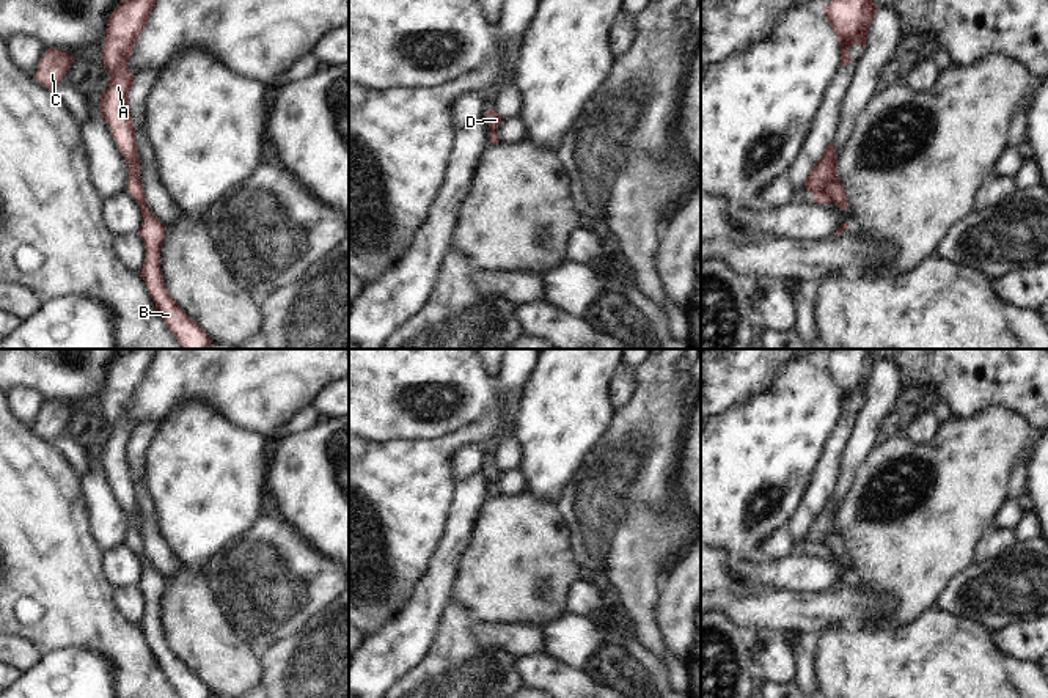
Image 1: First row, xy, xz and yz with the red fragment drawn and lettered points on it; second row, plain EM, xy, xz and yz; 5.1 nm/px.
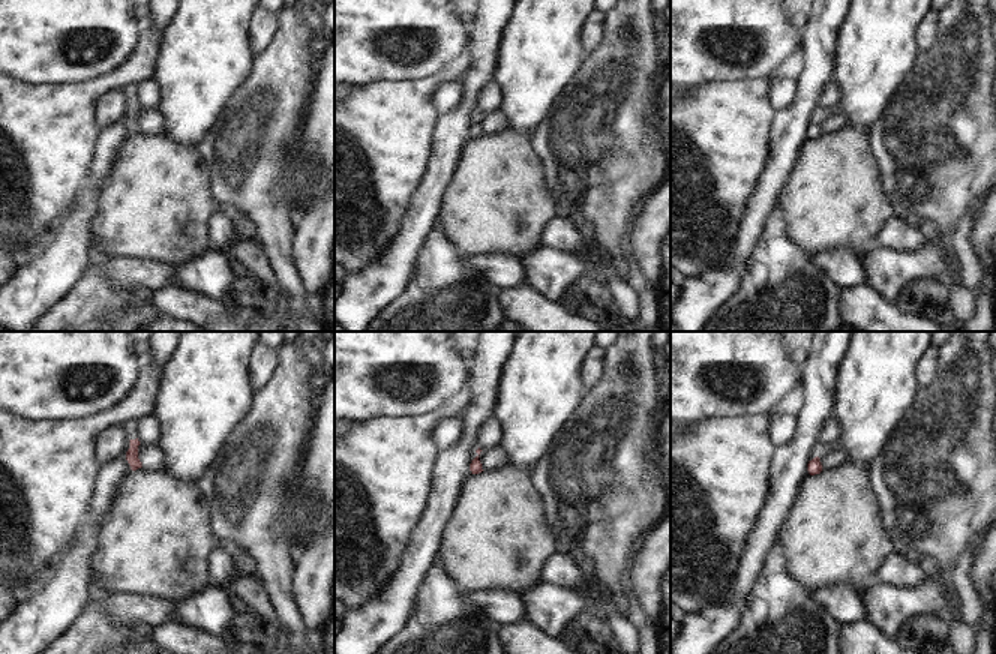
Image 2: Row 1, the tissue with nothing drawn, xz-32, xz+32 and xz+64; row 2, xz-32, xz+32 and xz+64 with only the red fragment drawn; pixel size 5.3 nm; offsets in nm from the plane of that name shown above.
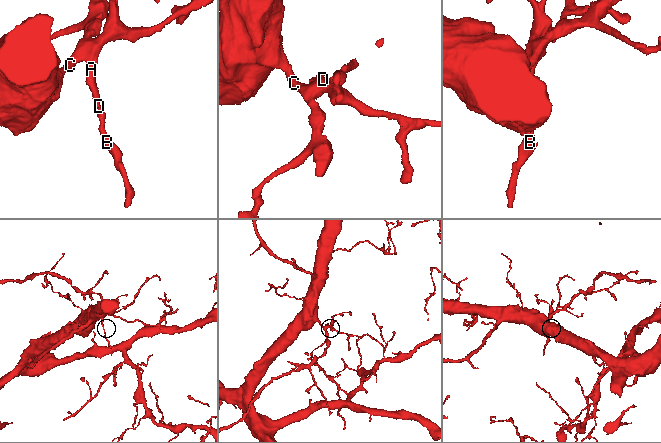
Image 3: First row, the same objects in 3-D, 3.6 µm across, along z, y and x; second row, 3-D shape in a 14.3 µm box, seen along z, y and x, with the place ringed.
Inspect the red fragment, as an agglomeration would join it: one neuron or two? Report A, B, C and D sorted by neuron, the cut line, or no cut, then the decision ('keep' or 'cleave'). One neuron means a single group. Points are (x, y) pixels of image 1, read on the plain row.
A B C D | no cut | keep

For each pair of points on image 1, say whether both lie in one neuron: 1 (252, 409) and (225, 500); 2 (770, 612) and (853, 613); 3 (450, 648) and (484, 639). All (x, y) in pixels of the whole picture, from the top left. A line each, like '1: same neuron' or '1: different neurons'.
1: different neurons
2: same neuron
3: different neurons

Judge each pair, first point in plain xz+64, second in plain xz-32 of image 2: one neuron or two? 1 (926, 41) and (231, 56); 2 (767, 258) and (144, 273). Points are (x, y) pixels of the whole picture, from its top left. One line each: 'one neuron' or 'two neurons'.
1: two neurons
2: two neurons

